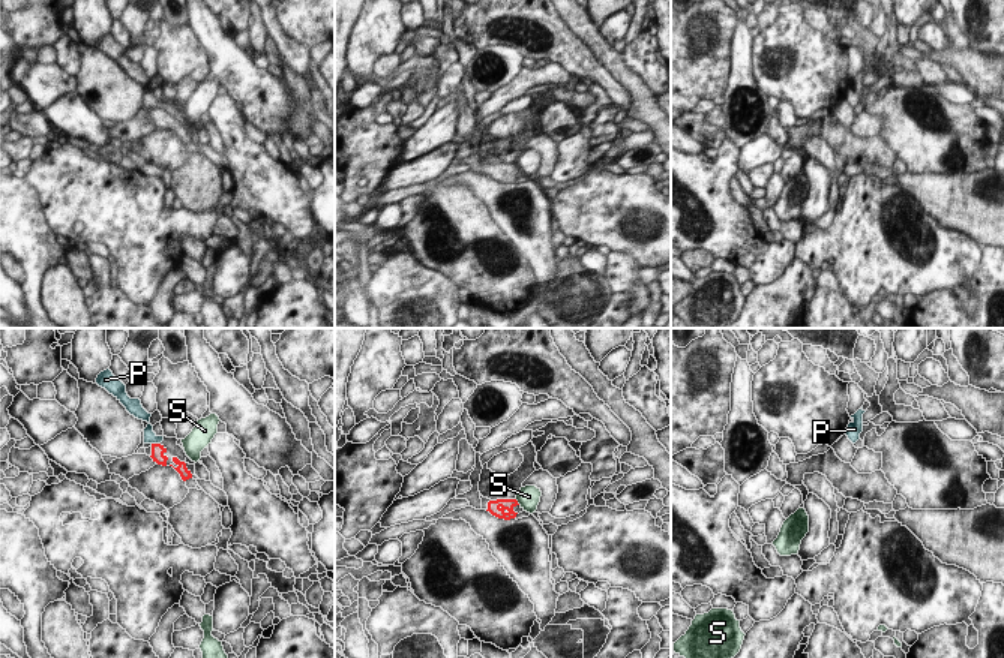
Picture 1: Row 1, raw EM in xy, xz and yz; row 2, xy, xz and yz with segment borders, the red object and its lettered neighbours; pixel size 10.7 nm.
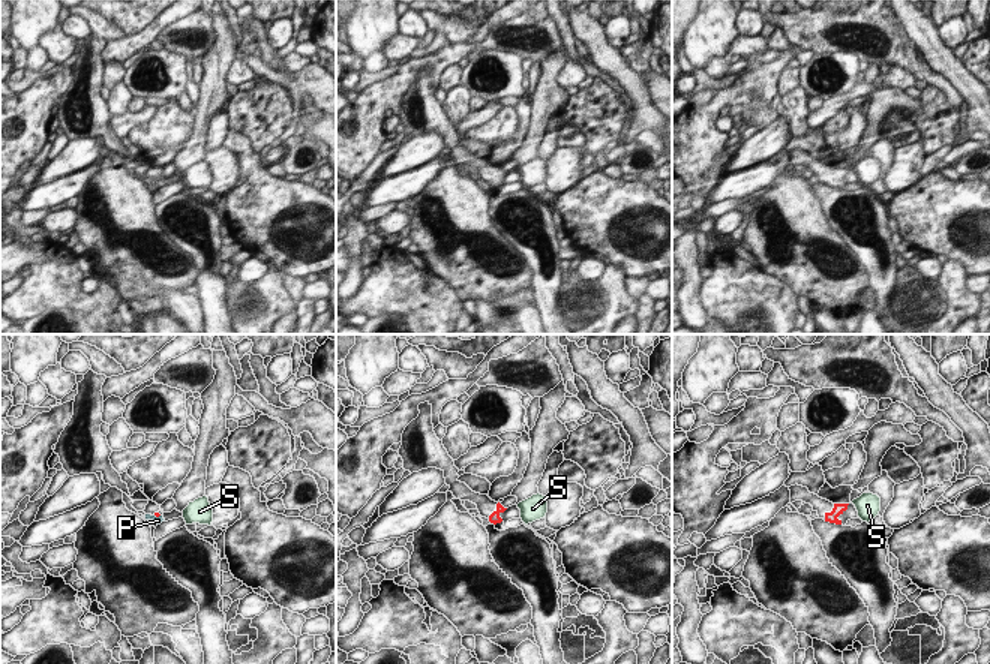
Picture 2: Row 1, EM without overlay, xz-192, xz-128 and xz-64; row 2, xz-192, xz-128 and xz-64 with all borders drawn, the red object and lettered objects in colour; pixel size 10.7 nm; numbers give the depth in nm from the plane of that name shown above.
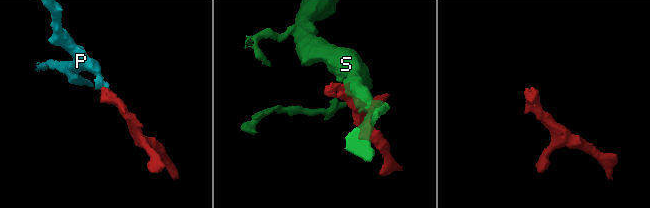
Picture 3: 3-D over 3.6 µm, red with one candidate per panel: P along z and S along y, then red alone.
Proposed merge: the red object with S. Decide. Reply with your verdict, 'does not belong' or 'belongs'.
does not belong

